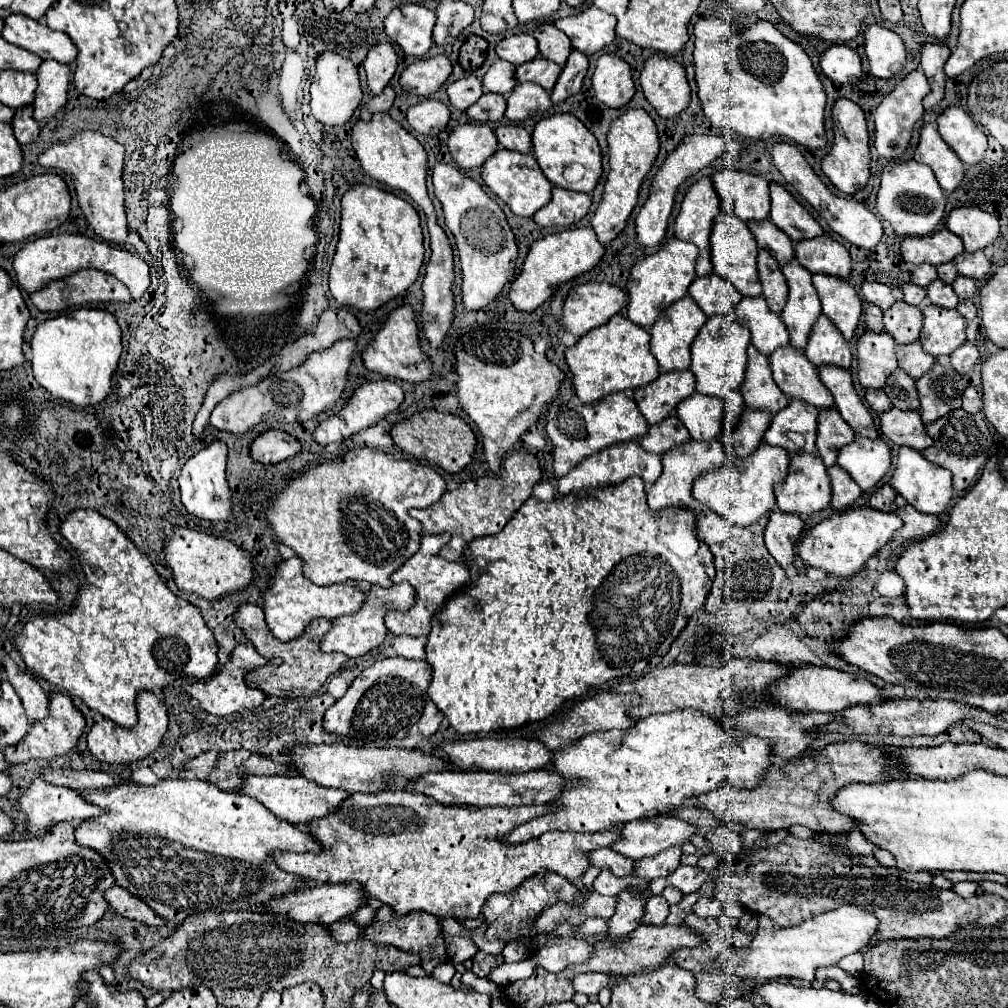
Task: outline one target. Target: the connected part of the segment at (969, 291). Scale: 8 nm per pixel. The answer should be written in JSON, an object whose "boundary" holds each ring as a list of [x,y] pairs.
{"boundary":[[[958,276],[952,284],[954,292],[958,294],[960,300],[966,300],[966,298],[972,298],[974,292],[976,292],[976,280],[972,278],[966,278],[966,276]]]}

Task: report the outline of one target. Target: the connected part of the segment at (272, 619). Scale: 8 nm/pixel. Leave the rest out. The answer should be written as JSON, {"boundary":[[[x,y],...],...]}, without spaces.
{"boundary":[[[290,558],[282,560],[276,568],[274,578],[270,578],[268,588],[262,594],[262,608],[264,608],[264,620],[270,628],[270,632],[282,640],[288,642],[304,632],[304,626],[316,618],[338,618],[344,614],[352,614],[360,608],[360,602],[364,602],[370,584],[368,582],[340,582],[340,584],[330,584],[330,586],[316,586],[308,582],[302,574],[302,562],[300,558]]]}

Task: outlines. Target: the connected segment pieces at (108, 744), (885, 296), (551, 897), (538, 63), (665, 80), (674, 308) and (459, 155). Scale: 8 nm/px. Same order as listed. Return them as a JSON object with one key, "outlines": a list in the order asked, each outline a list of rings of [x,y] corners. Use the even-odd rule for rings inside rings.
{"outlines":[[[[144,690],[136,698],[136,710],[138,710],[138,726],[134,726],[134,728],[122,728],[108,718],[96,722],[90,728],[88,738],[86,738],[88,748],[100,762],[128,764],[128,762],[134,762],[134,760],[140,760],[140,758],[152,754],[162,744],[162,736],[168,730],[168,714],[166,714],[164,702],[154,692]]],[[[864,282],[862,284],[862,298],[870,304],[876,304],[880,310],[888,310],[896,302],[890,288],[880,282]]],[[[546,868],[540,870],[538,874],[526,878],[512,894],[495,893],[491,895],[482,906],[482,914],[486,916],[486,922],[488,922],[488,930],[486,930],[488,940],[496,940],[496,934],[502,934],[500,936],[502,942],[512,942],[512,936],[514,938],[520,938],[522,934],[528,936],[528,932],[532,930],[532,922],[540,916],[540,912],[558,900],[564,900],[570,906],[576,906],[576,904],[582,906],[586,896],[580,896],[576,892],[576,886],[568,878],[564,878],[552,870],[546,870]]],[[[536,56],[530,62],[524,62],[516,68],[516,80],[518,82],[536,82],[540,84],[544,90],[552,90],[558,76],[562,72],[562,66],[558,66],[552,60],[546,60],[542,56]]],[[[650,56],[640,74],[646,100],[662,118],[678,116],[690,102],[690,86],[684,68],[666,56]]],[[[684,296],[676,302],[672,302],[654,322],[654,326],[650,328],[652,334],[652,354],[656,356],[660,370],[664,372],[672,372],[672,370],[686,370],[690,366],[690,344],[694,342],[698,330],[702,328],[702,324],[706,322],[704,312],[700,310],[700,306],[696,306],[696,302],[690,296]]],[[[460,124],[448,136],[448,150],[460,168],[470,170],[480,168],[498,150],[498,140],[486,124]]]]}

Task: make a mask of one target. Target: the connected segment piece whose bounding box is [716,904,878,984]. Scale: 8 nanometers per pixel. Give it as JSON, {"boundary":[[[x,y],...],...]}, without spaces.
{"boundary":[[[844,904],[836,910],[824,912],[820,916],[814,916],[810,920],[804,920],[798,926],[782,928],[776,926],[768,916],[758,918],[758,930],[746,948],[728,948],[720,954],[720,964],[716,960],[716,966],[724,974],[732,974],[738,978],[750,978],[756,980],[758,984],[774,978],[802,978],[812,982],[814,980],[814,970],[820,966],[832,966],[838,964],[840,958],[860,952],[870,946],[872,934],[878,928],[878,918],[868,914],[866,910]]]}

